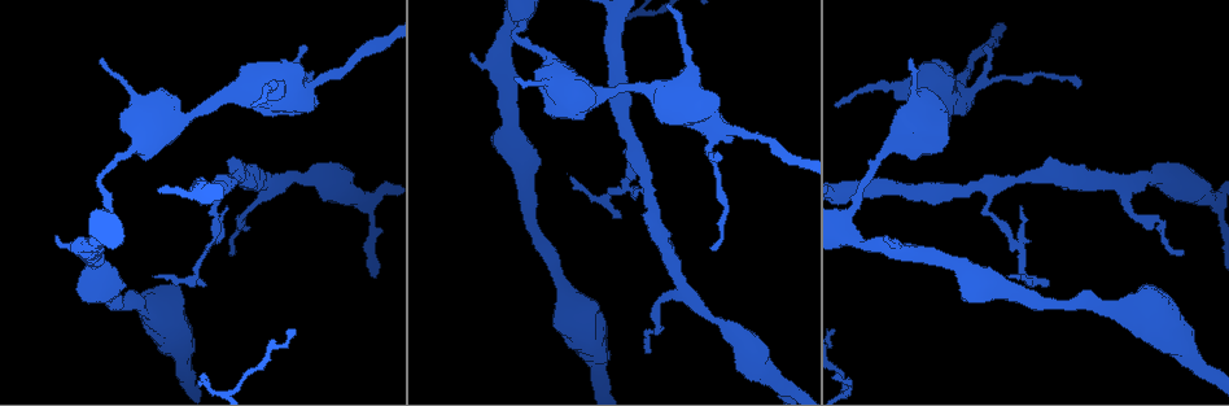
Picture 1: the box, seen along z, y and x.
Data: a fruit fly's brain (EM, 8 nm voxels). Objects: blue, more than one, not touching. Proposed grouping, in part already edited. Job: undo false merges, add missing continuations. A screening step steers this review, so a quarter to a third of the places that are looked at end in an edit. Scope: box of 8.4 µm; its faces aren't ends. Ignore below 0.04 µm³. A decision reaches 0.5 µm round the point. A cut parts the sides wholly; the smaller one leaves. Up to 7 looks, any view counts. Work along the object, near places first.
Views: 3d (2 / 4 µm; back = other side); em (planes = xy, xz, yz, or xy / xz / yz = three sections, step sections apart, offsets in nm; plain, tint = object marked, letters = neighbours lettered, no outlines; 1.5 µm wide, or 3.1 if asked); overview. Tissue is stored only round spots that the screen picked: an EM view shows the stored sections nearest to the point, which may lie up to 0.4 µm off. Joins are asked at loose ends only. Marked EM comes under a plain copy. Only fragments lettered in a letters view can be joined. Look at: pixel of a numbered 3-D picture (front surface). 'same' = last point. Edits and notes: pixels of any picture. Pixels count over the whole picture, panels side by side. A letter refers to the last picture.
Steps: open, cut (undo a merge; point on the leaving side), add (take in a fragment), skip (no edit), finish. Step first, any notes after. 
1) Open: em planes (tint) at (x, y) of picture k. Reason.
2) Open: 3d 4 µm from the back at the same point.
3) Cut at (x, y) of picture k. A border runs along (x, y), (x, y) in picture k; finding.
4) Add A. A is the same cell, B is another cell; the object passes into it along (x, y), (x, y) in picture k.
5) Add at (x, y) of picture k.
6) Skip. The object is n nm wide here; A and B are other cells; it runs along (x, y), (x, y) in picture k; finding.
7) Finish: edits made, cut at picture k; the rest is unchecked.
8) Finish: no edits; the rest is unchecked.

Open: em yz step 8 (tint) at (158, 276) of picture 1. Tapers out.

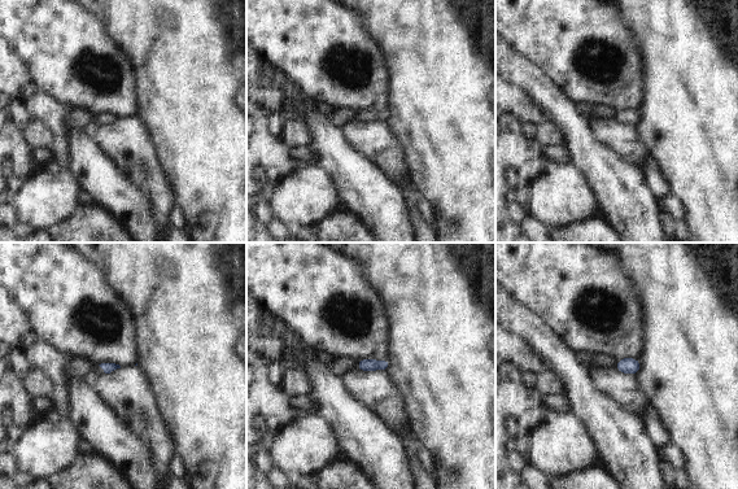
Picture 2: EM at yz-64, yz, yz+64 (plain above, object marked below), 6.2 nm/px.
Open: em planes (letters) at the same point. Cut it another way.

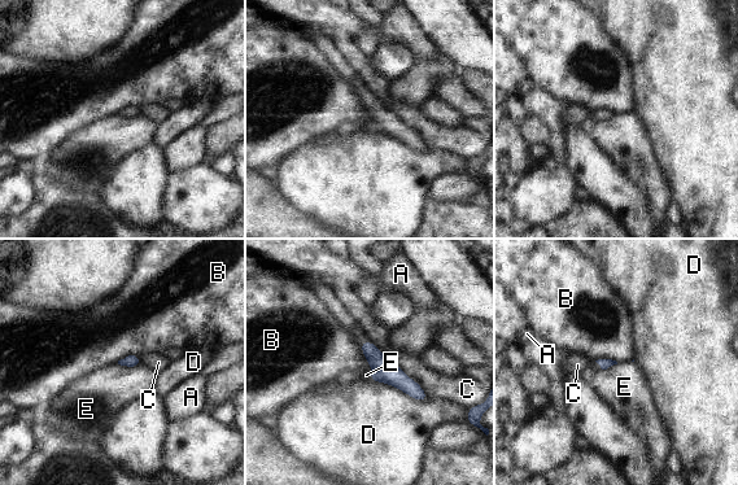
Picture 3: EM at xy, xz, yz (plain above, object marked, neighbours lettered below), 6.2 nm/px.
Skip. A, B, C, D and E are other cells; none of them fits.

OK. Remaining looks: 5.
Open: em xy step 8 (tint) at (1078, 86) of picture 1.

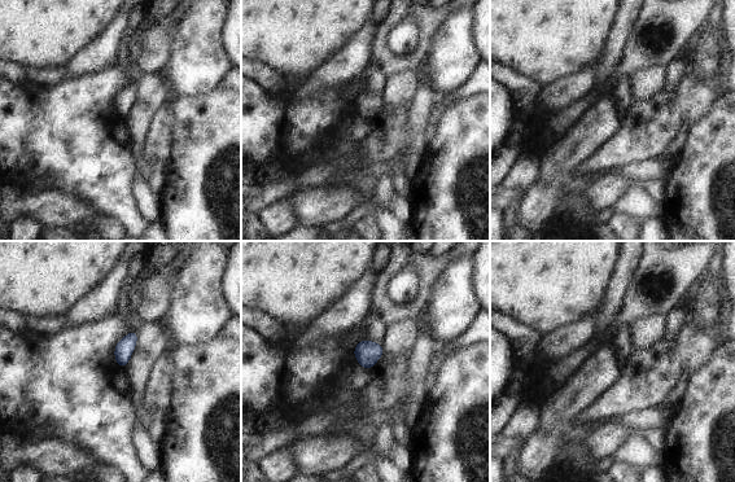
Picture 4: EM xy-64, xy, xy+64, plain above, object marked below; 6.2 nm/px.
Open: em planes (letters) at the same point.

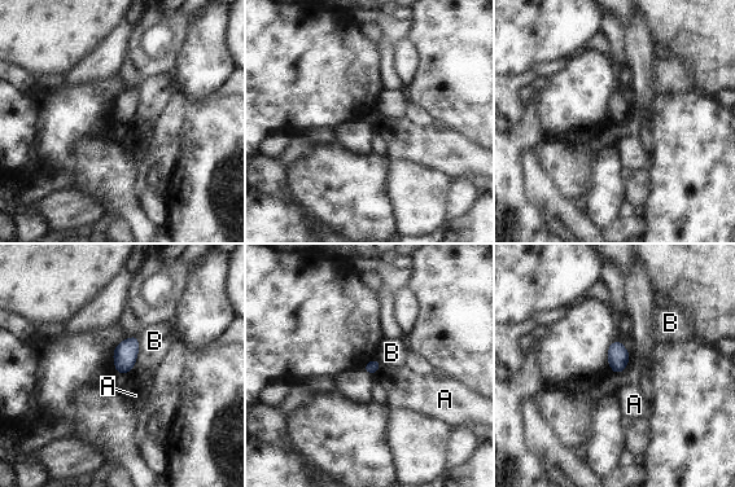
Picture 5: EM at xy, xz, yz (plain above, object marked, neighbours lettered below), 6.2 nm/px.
Skip. A and B are other cells; a border runs along (383, 365), (372, 374) in picture 5; none of them fits.

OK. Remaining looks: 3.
Open: 3d 4 µm at (630, 156) of picture 1. A fork.

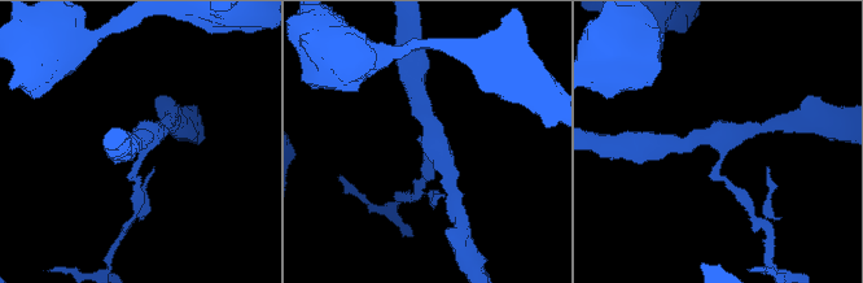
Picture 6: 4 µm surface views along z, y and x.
Open: em xz step 8 (tint) at (433, 142) of picture 6. 3 arms meet here.

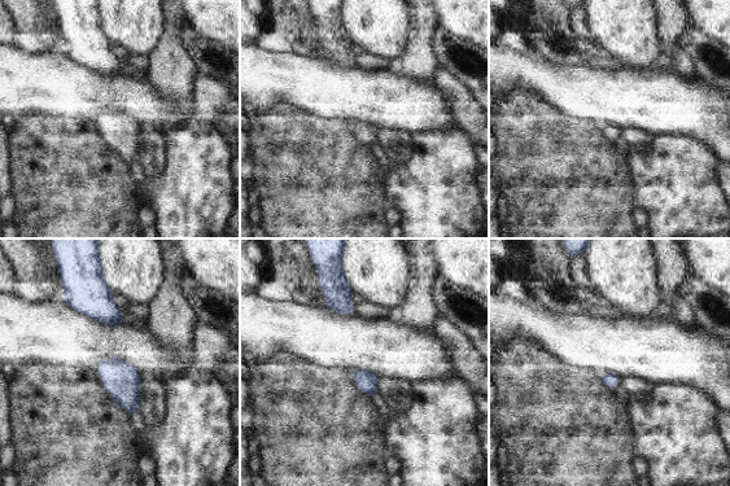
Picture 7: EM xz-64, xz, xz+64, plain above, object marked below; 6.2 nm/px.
Open: em planes (letters) at the same point. Cut it another way.

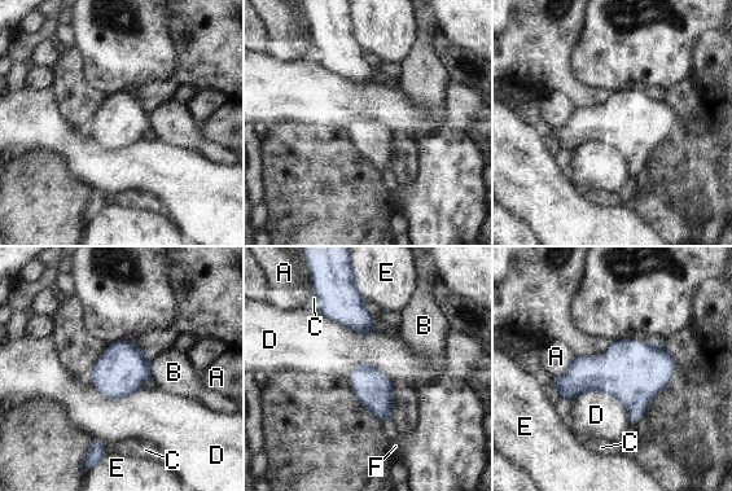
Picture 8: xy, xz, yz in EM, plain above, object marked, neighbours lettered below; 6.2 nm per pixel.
Skip. The object is 160 nm wide here; the longest contact is with D, 400 nm; A, B, C, D, E and F are other cells; one neuron here.

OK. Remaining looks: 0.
Finish: no edits; the rest is unchecked.

